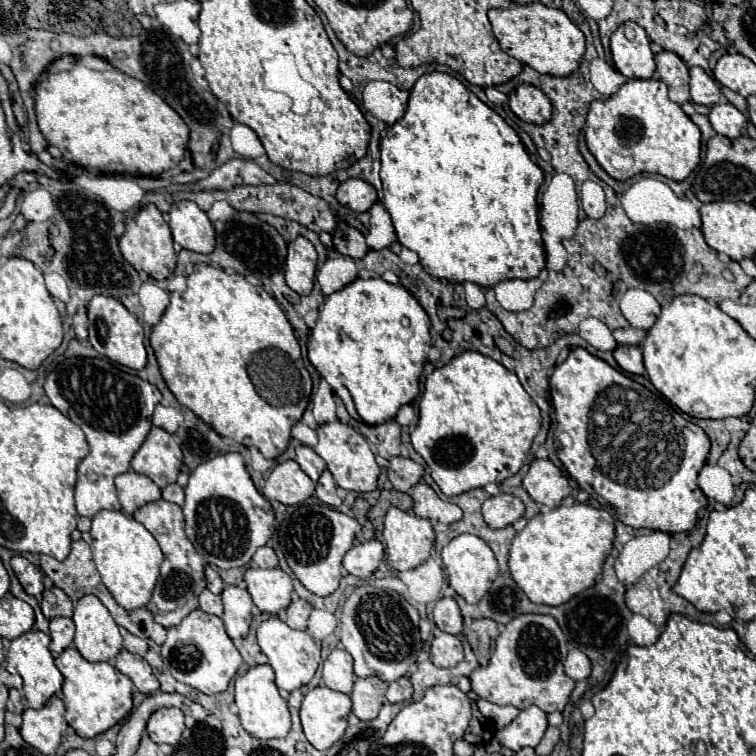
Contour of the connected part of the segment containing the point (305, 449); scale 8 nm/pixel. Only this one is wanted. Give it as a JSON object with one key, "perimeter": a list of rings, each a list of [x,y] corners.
{"perimeter":[[[299,446],[297,448],[295,462],[301,466],[303,472],[309,474],[309,478],[313,482],[317,482],[319,476],[321,476],[321,472],[325,470],[325,460],[313,448],[309,448],[309,446]]]}

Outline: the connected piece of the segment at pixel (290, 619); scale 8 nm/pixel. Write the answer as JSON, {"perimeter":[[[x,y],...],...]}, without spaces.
{"perimeter":[[[293,598],[291,604],[287,606],[287,624],[295,630],[305,630],[307,628],[307,618],[309,618],[309,612],[313,610],[313,606],[303,600],[303,598]]]}

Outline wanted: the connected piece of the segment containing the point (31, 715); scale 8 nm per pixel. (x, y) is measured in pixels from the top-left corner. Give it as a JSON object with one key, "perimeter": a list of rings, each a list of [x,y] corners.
{"perimeter":[[[53,696],[43,708],[27,708],[23,714],[21,736],[41,754],[55,754],[61,742],[61,726],[65,724],[65,706]]]}

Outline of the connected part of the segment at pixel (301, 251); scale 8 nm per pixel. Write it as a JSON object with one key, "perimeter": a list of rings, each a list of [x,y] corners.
{"perimeter":[[[299,236],[295,242],[288,244],[284,276],[291,290],[295,290],[301,296],[307,296],[313,290],[315,266],[317,252],[307,238]]]}

